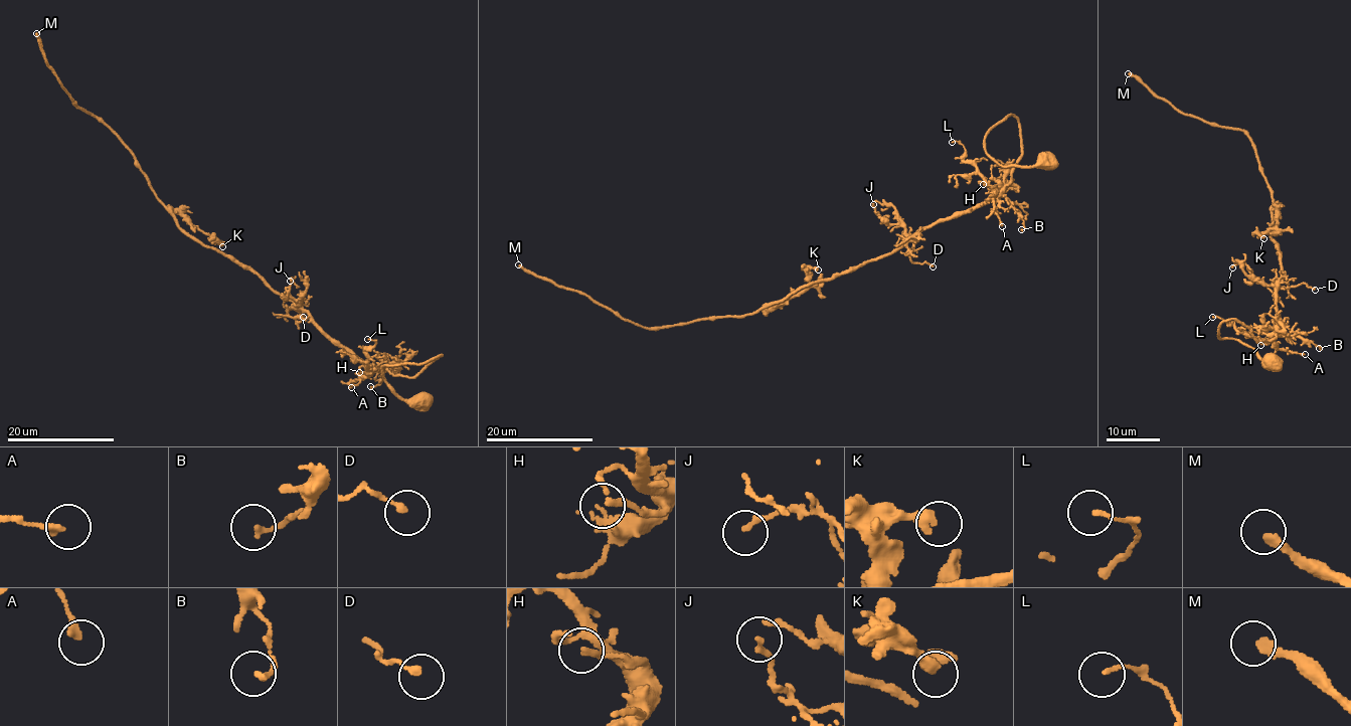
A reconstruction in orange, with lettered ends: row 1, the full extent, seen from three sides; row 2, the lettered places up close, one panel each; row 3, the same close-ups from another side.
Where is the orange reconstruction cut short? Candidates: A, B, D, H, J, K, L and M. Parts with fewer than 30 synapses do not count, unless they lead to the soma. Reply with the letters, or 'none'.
M

